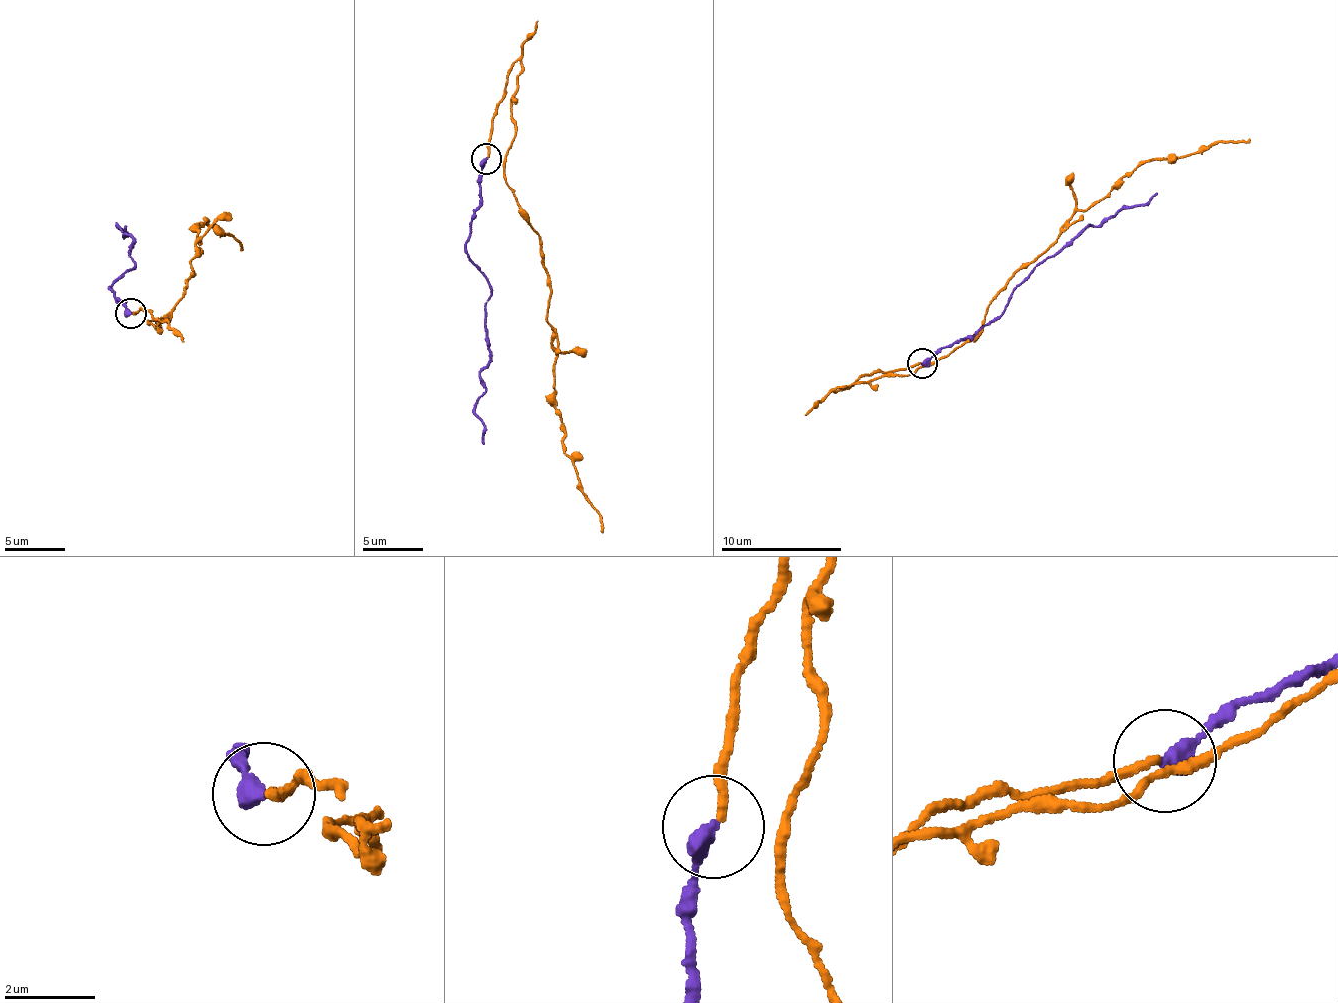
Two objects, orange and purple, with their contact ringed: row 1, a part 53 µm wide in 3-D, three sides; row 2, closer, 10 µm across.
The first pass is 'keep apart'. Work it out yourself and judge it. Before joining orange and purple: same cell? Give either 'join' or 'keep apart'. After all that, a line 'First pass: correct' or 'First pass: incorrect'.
join
First pass: incorrect

